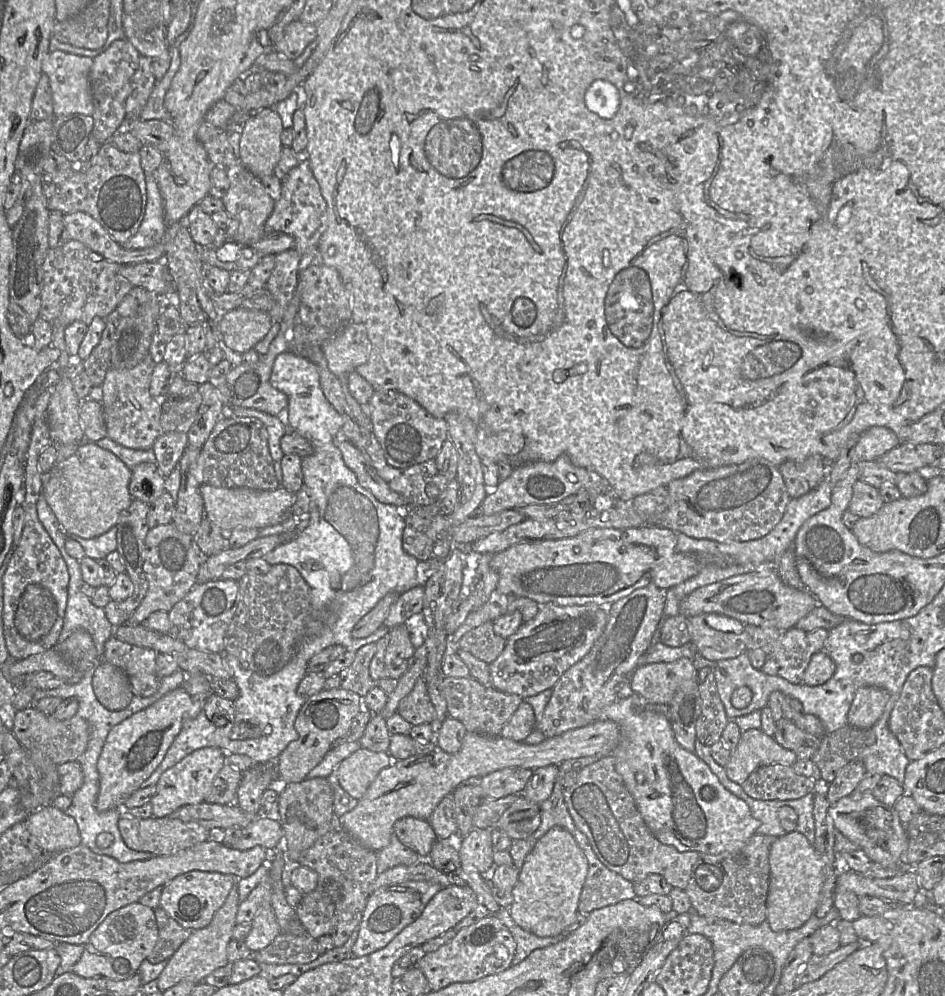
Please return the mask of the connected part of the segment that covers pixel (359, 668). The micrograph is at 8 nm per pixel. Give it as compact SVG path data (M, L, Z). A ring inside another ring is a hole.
M375 643L361 647L353 663L338 674L339 688L365 697L375 684L370 677L370 663L375 653Z

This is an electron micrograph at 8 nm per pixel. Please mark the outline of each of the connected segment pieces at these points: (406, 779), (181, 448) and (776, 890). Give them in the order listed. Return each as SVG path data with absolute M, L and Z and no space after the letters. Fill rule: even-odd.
M597 720L584 727L546 738L535 745L516 742L500 735L493 737L466 732L460 750L454 754L437 747L426 755L392 760L391 765L376 776L356 807L336 819L336 823L364 847L377 852L390 844L396 821L406 817L428 821L439 802L446 796L451 796L467 779L483 777L504 768L535 770L549 765L559 766L570 759L612 755L619 741L620 729L612 720Z
M172 431L160 435L153 444L153 451L163 477L168 477L179 463L188 445L188 435Z
M800 832L777 837L769 852L770 879L767 897L767 921L775 932L800 928L815 911L821 900L823 861L814 845Z

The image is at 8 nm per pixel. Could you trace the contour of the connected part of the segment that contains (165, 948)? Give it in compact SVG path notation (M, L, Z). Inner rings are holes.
M160 906L154 911L158 928L158 940L147 960L152 964L157 964L168 960L194 930L182 927Z

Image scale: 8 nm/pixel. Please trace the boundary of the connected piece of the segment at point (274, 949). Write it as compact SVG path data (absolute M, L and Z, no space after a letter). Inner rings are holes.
M280 933L267 947L251 953L258 963L266 964L307 964L319 955L318 940L308 933L301 936Z

